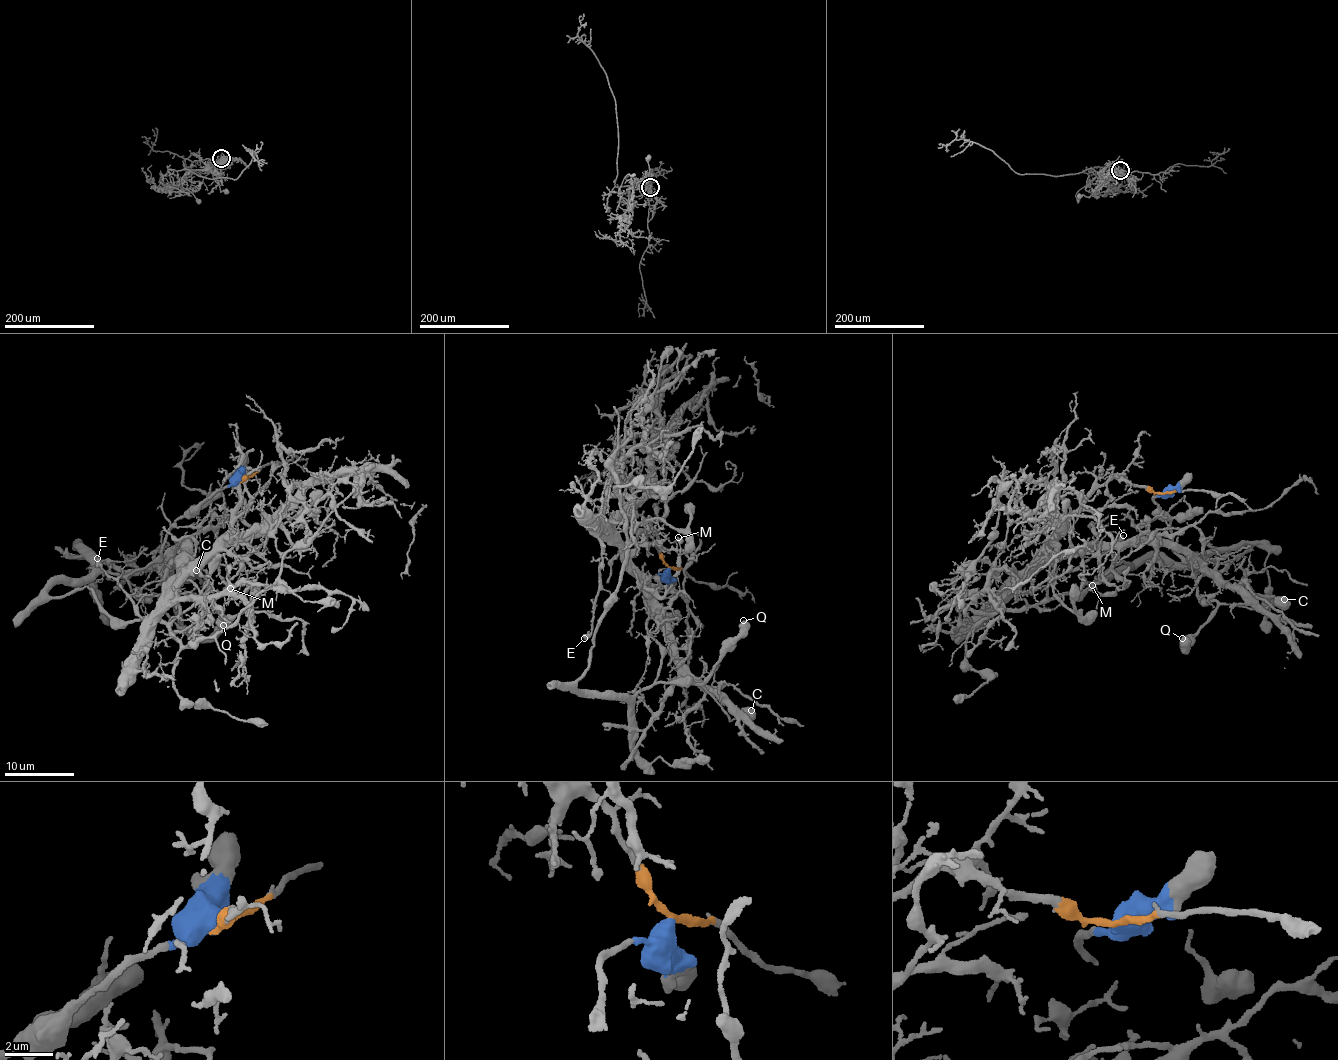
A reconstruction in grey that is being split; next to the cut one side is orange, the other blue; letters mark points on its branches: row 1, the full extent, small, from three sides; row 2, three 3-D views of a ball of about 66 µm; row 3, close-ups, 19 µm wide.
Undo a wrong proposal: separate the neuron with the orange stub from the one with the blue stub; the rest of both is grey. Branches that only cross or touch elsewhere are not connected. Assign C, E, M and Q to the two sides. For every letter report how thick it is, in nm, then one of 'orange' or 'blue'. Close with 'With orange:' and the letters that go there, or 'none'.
C: 700 nm thick; blue
E: 320 nm thick; orange
M: 480 nm thick; orange
Q: 650 nm thick; blue
With orange: E, M

